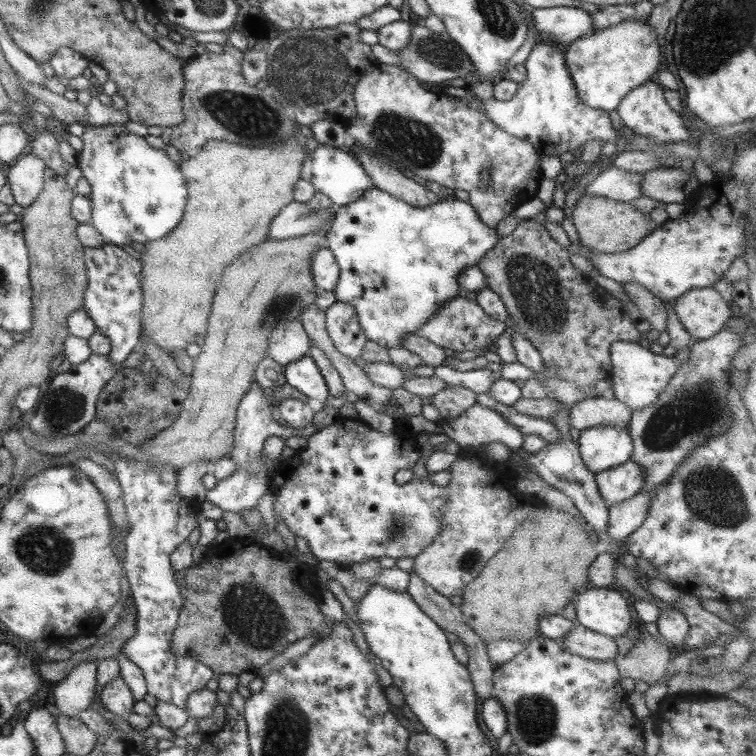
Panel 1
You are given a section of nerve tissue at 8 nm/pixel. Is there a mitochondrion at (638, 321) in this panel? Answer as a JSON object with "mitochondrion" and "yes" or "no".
{"mitochondrion":"no"}

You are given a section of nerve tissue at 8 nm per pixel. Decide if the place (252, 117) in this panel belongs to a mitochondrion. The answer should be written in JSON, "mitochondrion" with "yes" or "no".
{"mitochondrion":"yes"}

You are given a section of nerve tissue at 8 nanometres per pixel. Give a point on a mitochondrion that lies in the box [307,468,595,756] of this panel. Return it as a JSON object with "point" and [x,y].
{"point":[535,714]}

